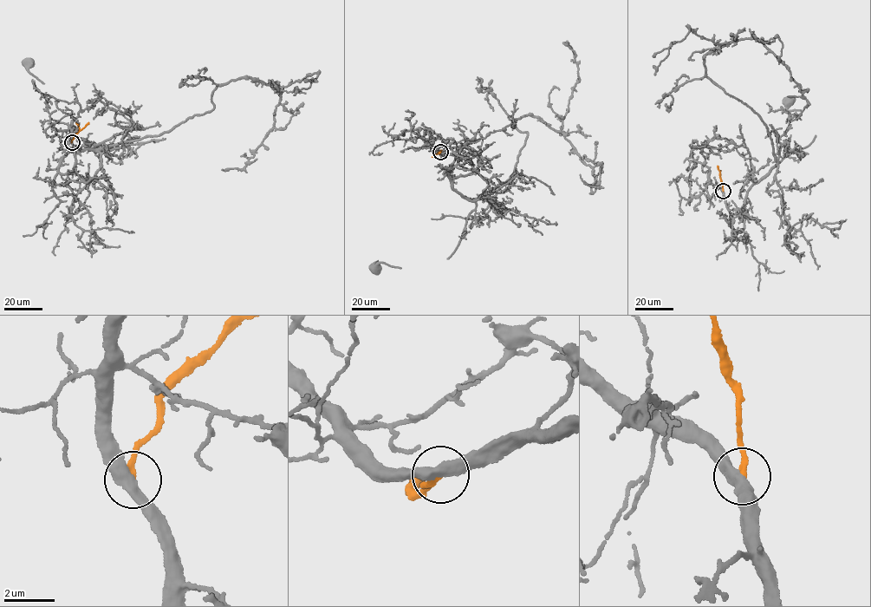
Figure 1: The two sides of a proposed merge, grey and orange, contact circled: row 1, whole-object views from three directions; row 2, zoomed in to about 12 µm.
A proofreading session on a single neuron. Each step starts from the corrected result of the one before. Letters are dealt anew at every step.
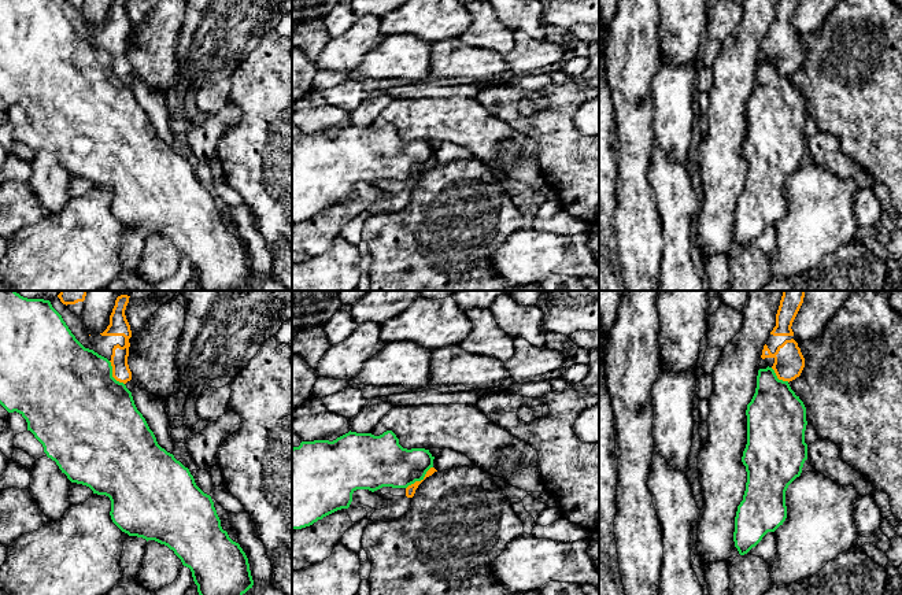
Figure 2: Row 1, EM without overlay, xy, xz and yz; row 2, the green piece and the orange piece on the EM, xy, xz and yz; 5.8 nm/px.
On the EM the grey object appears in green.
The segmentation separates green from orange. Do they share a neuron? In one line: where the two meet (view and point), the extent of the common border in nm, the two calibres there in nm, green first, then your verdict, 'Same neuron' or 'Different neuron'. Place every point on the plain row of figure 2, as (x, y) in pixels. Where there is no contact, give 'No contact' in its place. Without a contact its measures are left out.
Touches green at xz (420, 173). Shared border 200 nm. Thickness 280 nm (green) against 60 nm. Different neuron

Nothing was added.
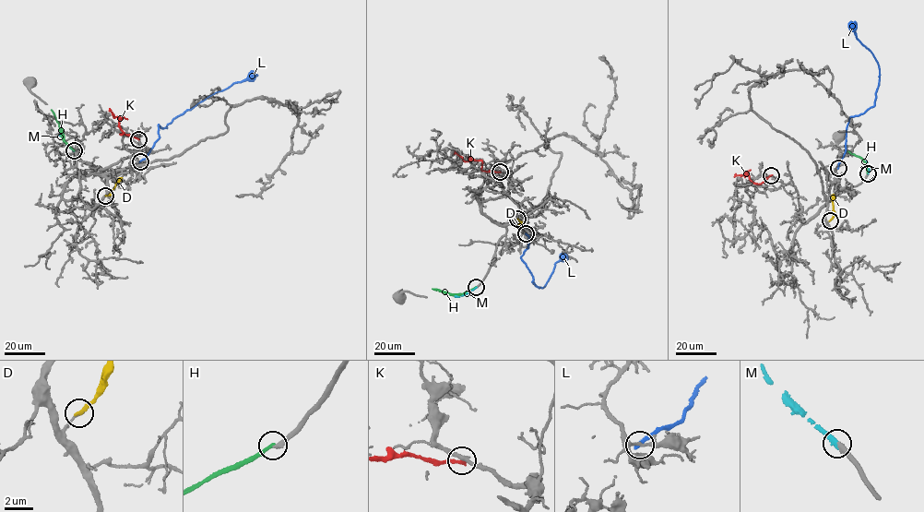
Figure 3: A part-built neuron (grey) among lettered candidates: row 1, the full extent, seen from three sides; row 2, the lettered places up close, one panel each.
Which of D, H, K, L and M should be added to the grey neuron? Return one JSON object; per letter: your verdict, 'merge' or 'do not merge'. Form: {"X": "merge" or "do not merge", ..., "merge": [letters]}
{"D": "do not merge", "H": "do not merge", "K": "do not merge", "L": "do not merge", "M": "merge", "merge": ["M"]}

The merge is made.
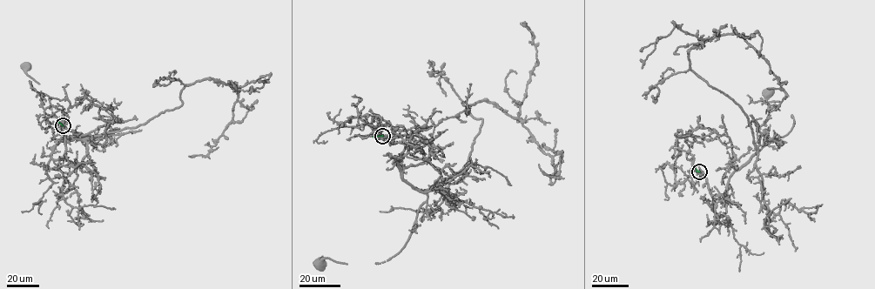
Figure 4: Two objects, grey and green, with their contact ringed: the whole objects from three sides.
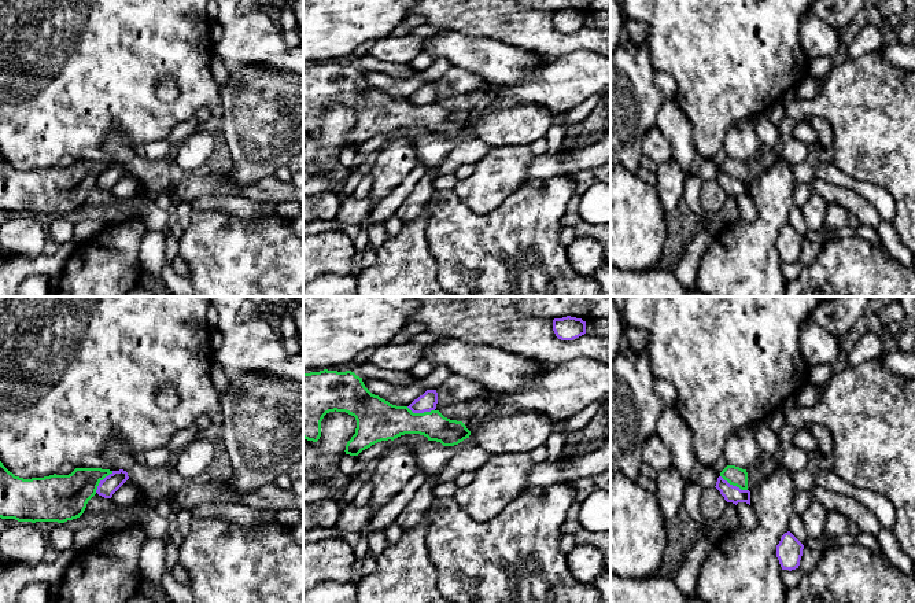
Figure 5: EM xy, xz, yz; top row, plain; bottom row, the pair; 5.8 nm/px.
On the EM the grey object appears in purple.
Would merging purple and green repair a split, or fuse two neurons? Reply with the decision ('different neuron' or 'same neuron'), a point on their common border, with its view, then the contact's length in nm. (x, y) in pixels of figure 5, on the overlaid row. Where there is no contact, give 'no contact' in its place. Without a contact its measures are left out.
different neuron | xz (420, 412) | 170 nm

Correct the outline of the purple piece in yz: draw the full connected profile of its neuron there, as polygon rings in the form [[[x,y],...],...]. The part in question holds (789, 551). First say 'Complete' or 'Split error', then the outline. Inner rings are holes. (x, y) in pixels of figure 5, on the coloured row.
Complete. [[[785,533],[776,545],[776,557],[782,570],[796,570],[800,566],[804,545],[790,533]]]

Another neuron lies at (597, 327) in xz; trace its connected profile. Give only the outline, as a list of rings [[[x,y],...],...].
[[[591,318],[586,321],[586,334],[593,336],[610,336],[610,318]]]

